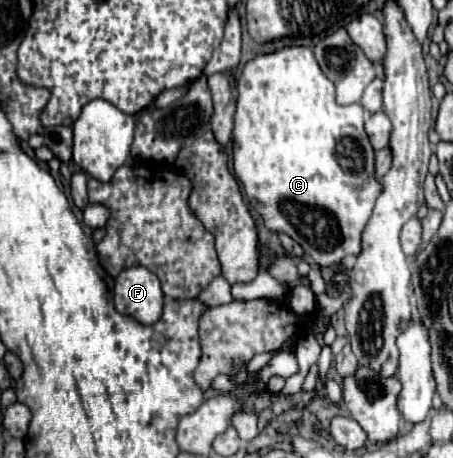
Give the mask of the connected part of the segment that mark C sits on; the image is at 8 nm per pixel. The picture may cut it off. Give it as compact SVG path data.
M286 47L286 49L270 53L270 55L254 57L250 63L246 63L246 67L238 79L238 103L236 103L236 115L234 115L232 157L234 157L234 173L240 179L250 205L262 215L264 225L270 231L284 231L286 235L290 235L296 243L302 245L304 253L310 255L318 267L334 267L334 265L342 263L344 257L348 257L348 255L360 255L362 229L368 223L372 207L384 187L374 175L374 149L368 141L368 135L364 133L364 107L358 103L346 105L346 107L336 103L334 83L320 71L310 47Z

